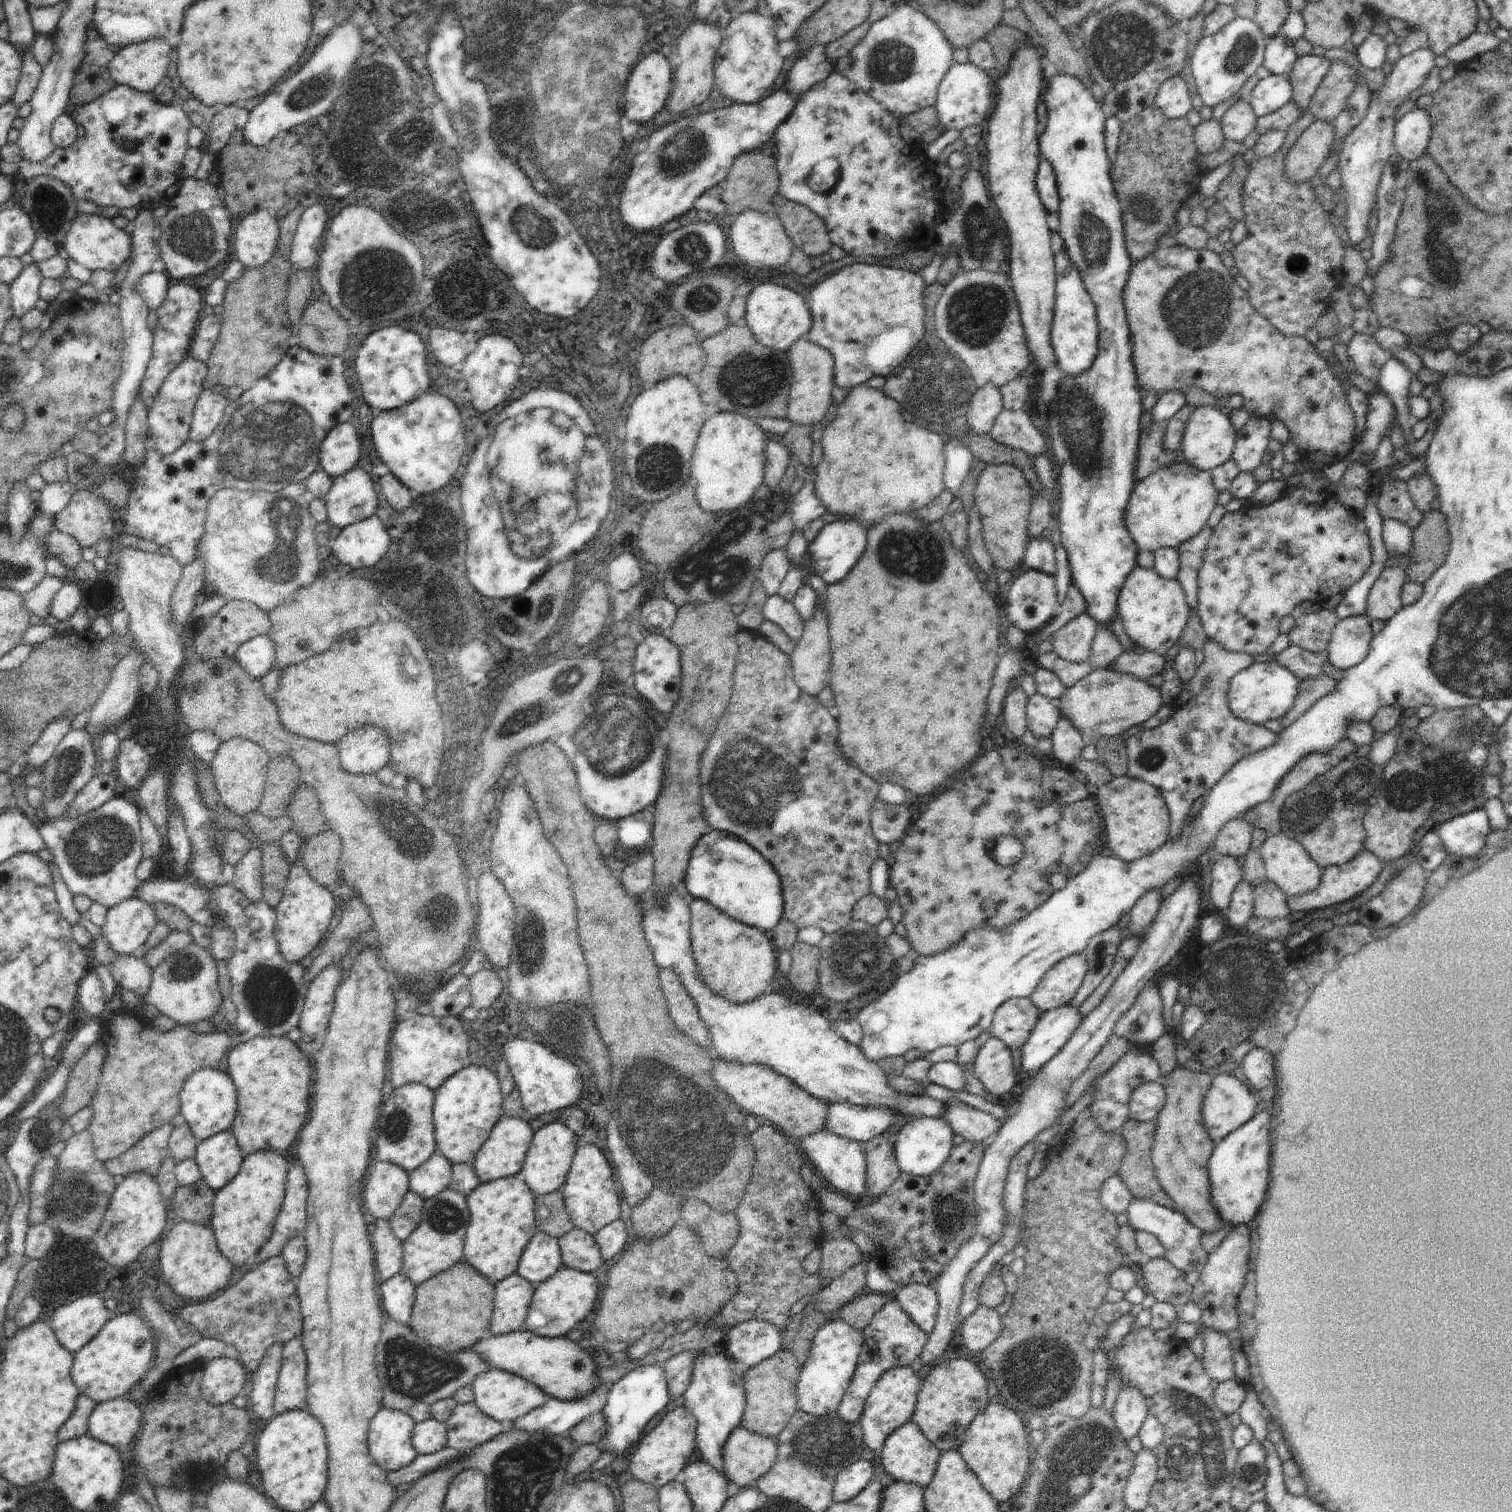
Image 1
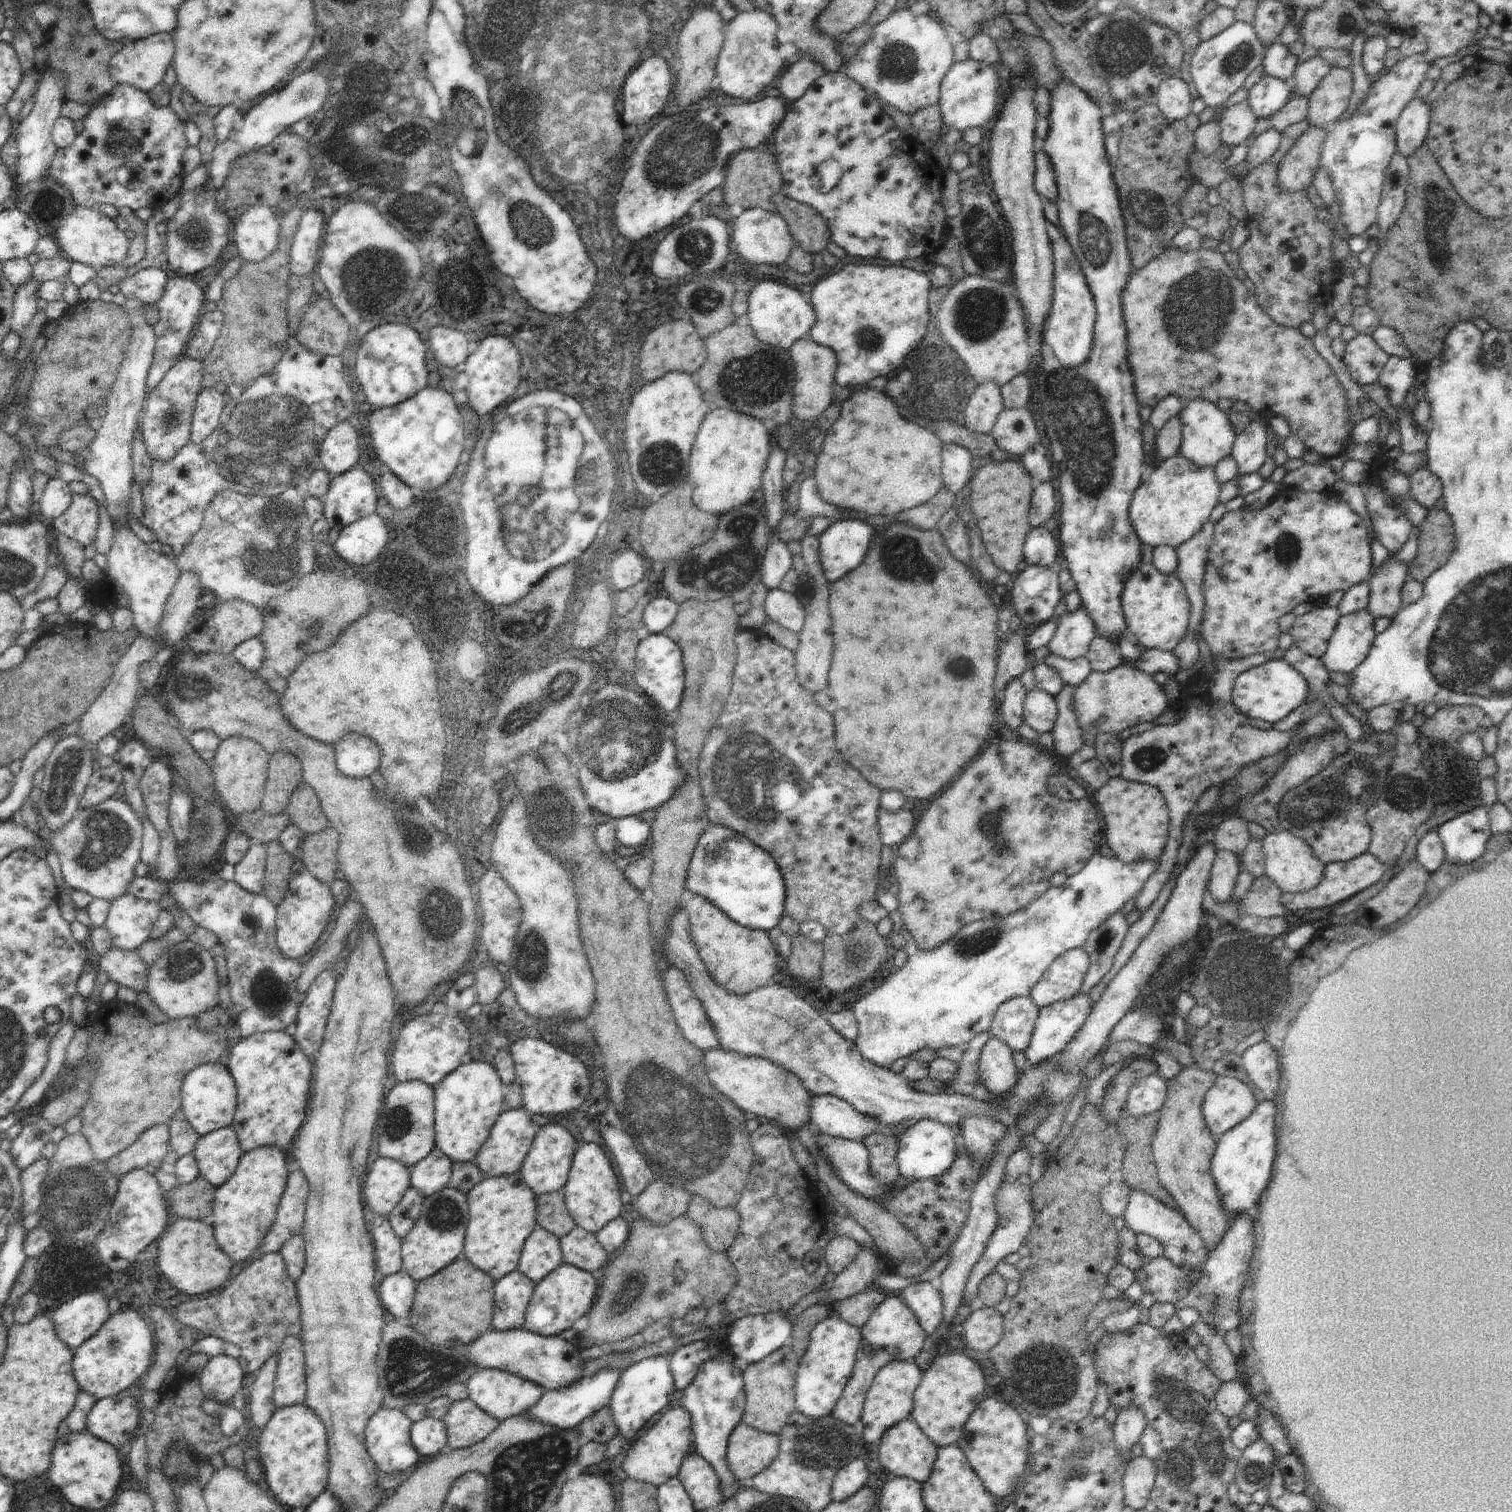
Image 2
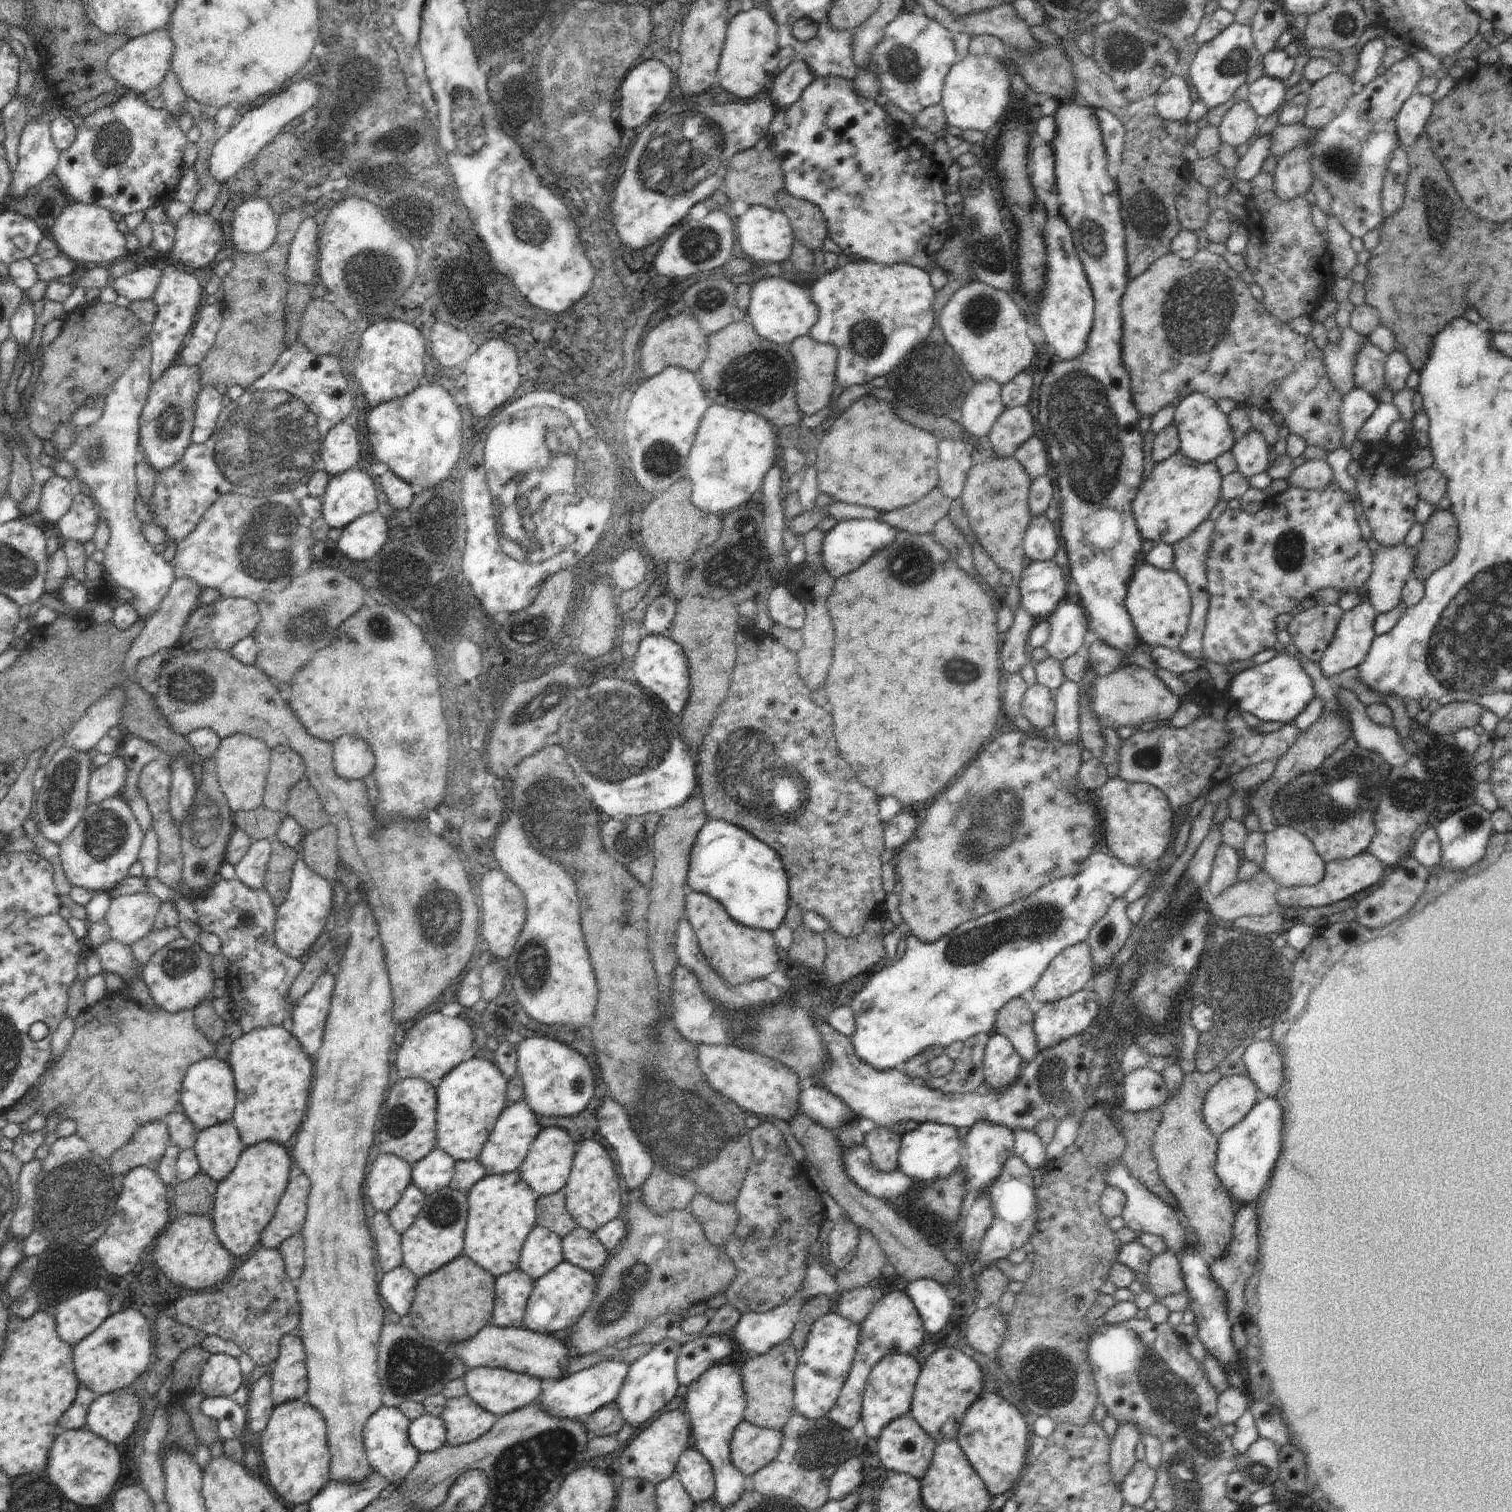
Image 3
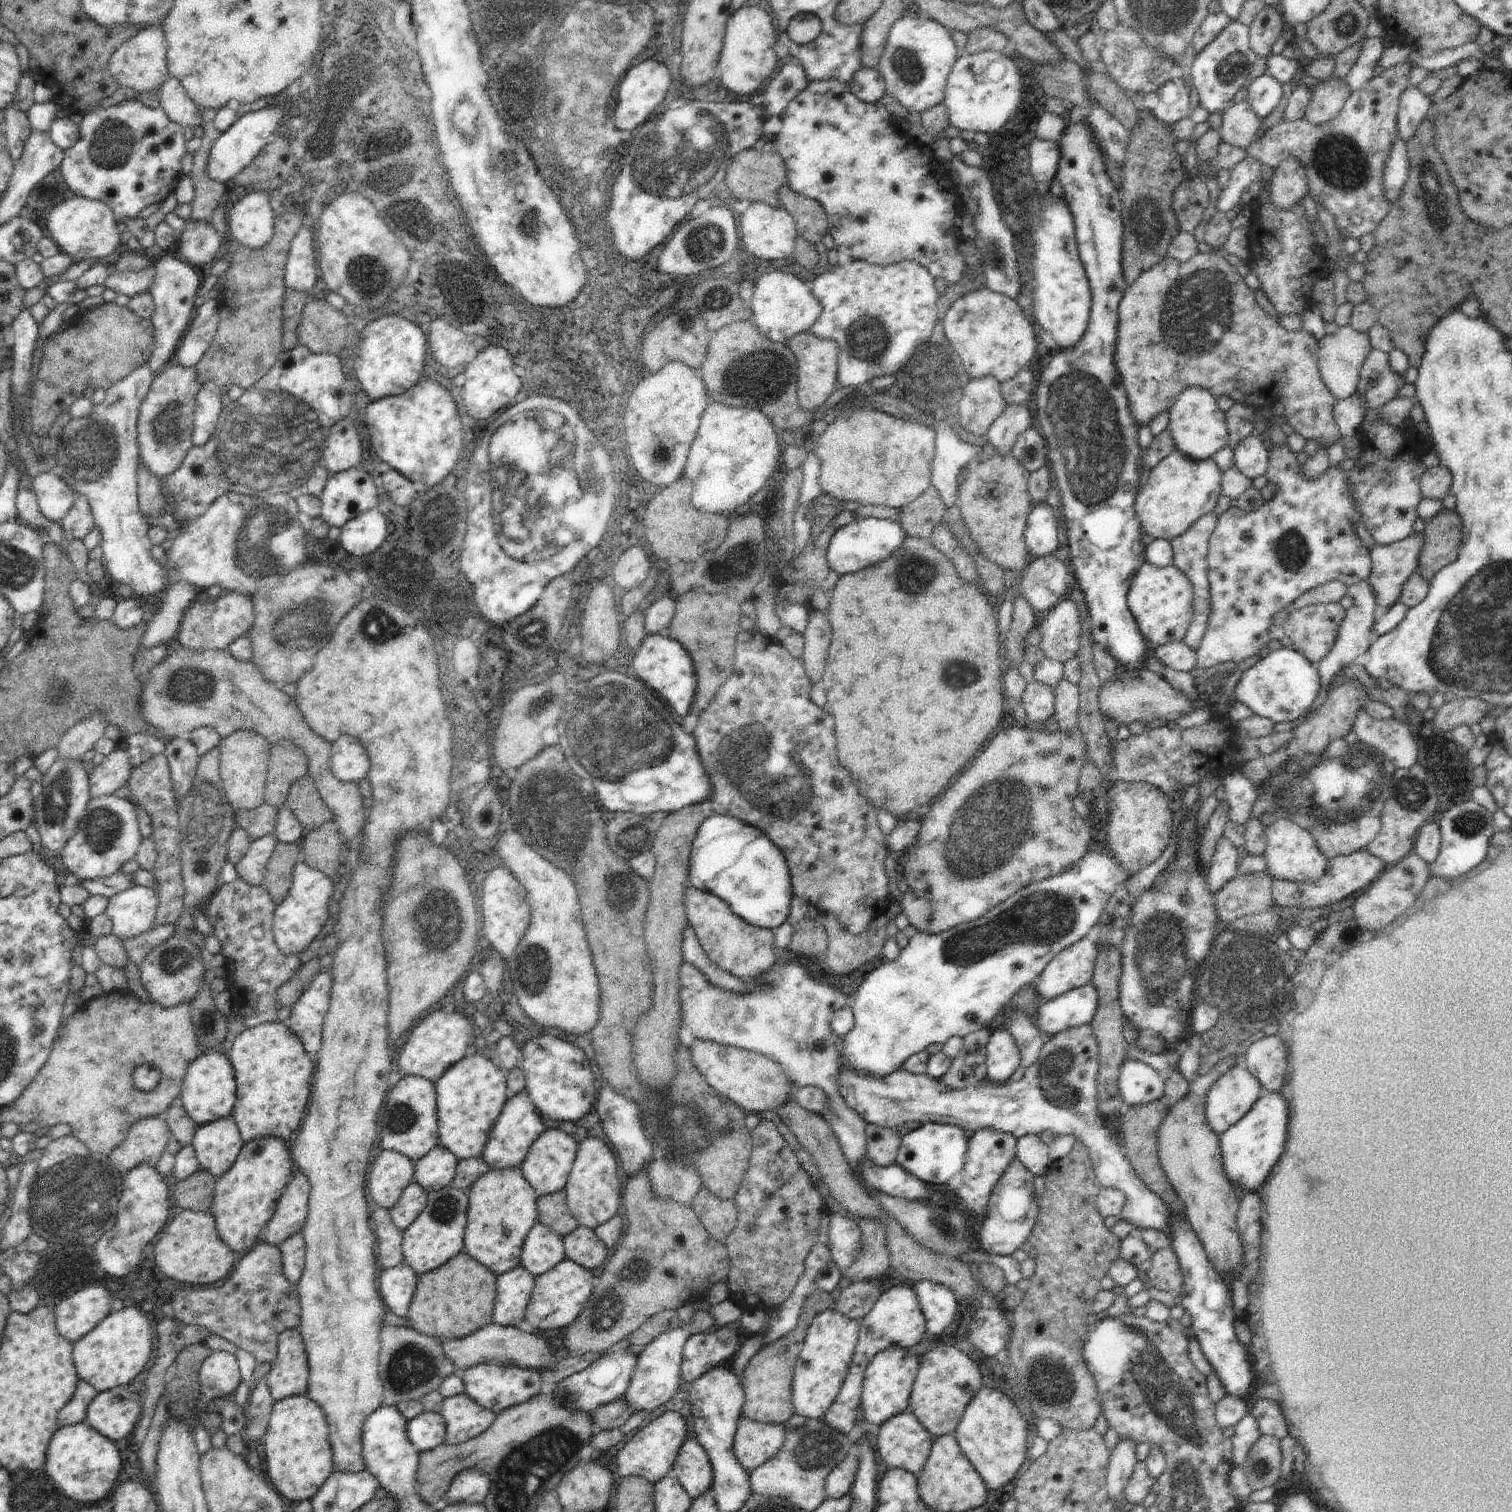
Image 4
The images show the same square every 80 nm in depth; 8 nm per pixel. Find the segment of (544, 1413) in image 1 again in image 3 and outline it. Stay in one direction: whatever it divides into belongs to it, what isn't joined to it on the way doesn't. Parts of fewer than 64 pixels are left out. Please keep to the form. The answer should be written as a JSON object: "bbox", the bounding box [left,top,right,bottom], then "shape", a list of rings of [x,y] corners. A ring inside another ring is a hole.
{"bbox":[538,1361,629,1422],"shape":[[[604,1361],[588,1370],[562,1377],[548,1390],[542,1392],[538,1399],[540,1408],[551,1417],[580,1422],[595,1410],[615,1402],[628,1374],[629,1366],[624,1361]]]}

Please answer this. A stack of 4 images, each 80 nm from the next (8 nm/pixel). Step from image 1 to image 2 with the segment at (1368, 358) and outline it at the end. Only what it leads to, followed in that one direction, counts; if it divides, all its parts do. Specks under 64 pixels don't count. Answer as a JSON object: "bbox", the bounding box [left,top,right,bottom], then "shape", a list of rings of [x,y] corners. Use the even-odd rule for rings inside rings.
{"bbox":[1343,334,1389,384],"shape":[[[1358,334],[1348,342],[1343,361],[1359,384],[1378,382],[1389,354],[1378,346],[1372,335]]]}

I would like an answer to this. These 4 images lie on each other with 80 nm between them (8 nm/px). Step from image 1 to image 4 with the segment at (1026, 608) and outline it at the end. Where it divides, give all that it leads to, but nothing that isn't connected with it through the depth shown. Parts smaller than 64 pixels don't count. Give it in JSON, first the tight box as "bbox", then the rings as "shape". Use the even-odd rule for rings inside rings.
{"bbox":[1020,555,1070,616],"shape":[[[1053,555],[1030,559],[1022,576],[1020,592],[1039,616],[1052,610],[1070,589],[1066,567]]]}

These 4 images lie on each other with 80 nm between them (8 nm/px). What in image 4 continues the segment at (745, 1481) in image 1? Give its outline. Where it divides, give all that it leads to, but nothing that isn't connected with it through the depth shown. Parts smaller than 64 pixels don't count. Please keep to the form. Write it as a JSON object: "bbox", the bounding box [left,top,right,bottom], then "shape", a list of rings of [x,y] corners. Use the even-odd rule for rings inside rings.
{"bbox":[733,1417,785,1473],"shape":[[[740,1417],[733,1438],[733,1451],[744,1470],[751,1473],[770,1460],[783,1445],[785,1425],[761,1423]]]}

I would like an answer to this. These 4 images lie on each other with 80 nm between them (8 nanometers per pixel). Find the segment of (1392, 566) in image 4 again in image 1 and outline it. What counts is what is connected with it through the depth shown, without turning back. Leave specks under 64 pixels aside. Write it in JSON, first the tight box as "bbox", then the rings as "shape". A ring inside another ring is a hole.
{"bbox":[1367,566,1406,622],"shape":[[[1398,566],[1387,567],[1372,585],[1367,598],[1367,616],[1371,621],[1388,622],[1402,610],[1401,590],[1406,583],[1406,571]]]}

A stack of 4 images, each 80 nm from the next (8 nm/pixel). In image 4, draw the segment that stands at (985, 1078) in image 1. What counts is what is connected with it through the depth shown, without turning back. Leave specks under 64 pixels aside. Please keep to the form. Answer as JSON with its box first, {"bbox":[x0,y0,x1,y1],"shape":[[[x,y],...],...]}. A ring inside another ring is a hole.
{"bbox":[986,1029,1021,1085],"shape":[[[996,1029],[986,1045],[987,1080],[994,1085],[1008,1082],[1021,1064],[1021,1054],[1010,1031]]]}

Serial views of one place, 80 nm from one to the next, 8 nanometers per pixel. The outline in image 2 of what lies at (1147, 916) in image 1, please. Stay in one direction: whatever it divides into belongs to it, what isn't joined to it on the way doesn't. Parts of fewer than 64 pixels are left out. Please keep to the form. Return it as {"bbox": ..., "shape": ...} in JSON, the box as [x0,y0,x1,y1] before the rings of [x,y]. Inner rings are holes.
{"bbox":[1121,653,1294,914],"shape":[[[1261,653],[1237,659],[1214,655],[1212,662],[1212,670],[1207,670],[1206,667],[1199,668],[1200,678],[1211,678],[1211,682],[1196,682],[1192,686],[1194,690],[1196,688],[1204,690],[1204,694],[1190,696],[1188,708],[1182,711],[1182,719],[1171,725],[1154,726],[1151,730],[1143,728],[1139,733],[1130,735],[1123,741],[1121,776],[1129,781],[1148,783],[1159,788],[1169,808],[1169,835],[1160,856],[1158,870],[1147,880],[1143,891],[1135,900],[1135,909],[1140,910],[1142,914],[1156,902],[1162,886],[1169,880],[1169,874],[1177,863],[1177,856],[1187,842],[1184,822],[1190,818],[1190,812],[1198,802],[1198,798],[1208,788],[1232,780],[1244,765],[1283,751],[1294,736],[1294,729],[1261,730],[1251,726],[1249,718],[1233,705],[1230,692],[1235,677],[1249,668],[1266,662],[1266,657]]]}

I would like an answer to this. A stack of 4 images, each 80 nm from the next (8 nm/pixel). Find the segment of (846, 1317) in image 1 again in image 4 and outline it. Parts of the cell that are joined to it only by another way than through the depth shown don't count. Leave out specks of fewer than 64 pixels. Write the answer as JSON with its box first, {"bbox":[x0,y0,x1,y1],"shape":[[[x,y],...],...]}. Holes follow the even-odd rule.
{"bbox":[833,1282,882,1319],"shape":[[[877,1282],[850,1283],[834,1295],[833,1308],[849,1319],[864,1318],[882,1293]]]}

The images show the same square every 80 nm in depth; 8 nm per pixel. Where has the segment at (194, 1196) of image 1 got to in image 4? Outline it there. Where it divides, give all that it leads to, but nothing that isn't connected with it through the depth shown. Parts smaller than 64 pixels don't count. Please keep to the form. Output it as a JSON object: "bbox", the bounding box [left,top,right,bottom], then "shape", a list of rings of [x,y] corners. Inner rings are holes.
{"bbox":[172,1170,217,1212],"shape":[[[198,1170],[186,1180],[174,1186],[172,1205],[182,1210],[209,1212],[214,1196],[217,1178],[208,1171]]]}

